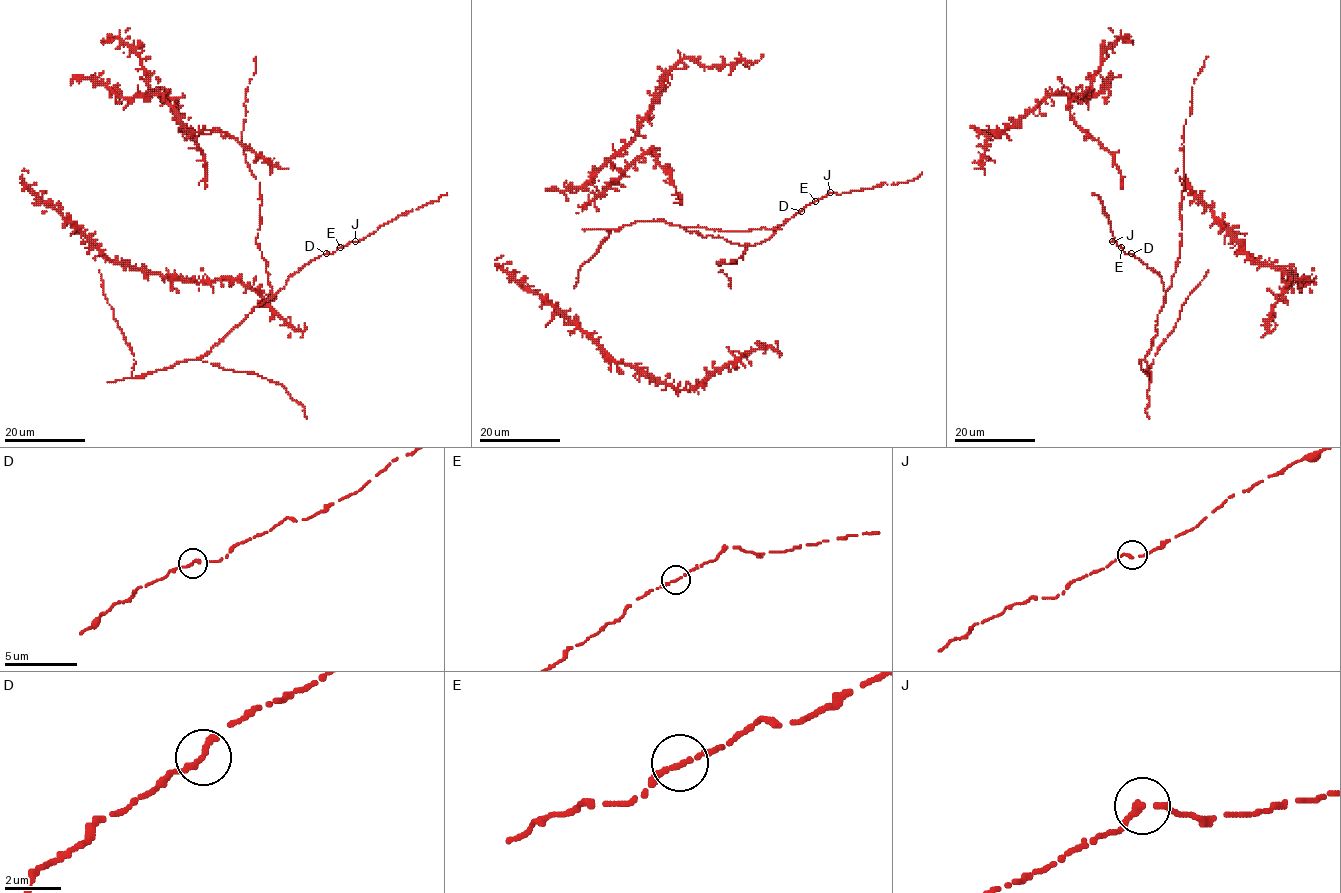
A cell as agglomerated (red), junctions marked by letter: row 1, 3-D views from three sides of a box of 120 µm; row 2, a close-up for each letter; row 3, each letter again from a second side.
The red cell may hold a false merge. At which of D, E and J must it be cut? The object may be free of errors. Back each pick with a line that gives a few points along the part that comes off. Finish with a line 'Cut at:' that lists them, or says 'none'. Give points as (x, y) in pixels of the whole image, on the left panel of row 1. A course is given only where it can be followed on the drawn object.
Cut at: none

